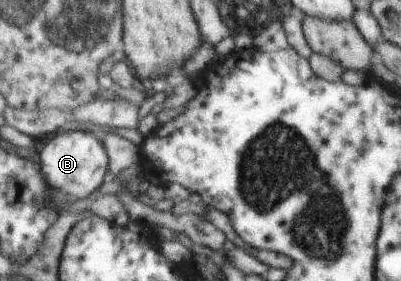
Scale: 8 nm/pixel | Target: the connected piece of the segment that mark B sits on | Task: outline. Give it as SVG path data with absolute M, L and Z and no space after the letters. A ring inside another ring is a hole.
M76 130L63 132L57 136L48 137L40 146L41 172L53 190L65 196L75 196L76 200L89 198L97 193L110 178L109 155L101 139L96 135Z

